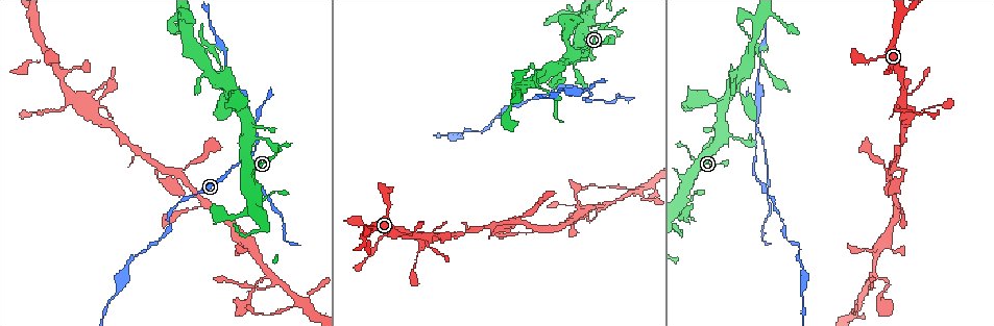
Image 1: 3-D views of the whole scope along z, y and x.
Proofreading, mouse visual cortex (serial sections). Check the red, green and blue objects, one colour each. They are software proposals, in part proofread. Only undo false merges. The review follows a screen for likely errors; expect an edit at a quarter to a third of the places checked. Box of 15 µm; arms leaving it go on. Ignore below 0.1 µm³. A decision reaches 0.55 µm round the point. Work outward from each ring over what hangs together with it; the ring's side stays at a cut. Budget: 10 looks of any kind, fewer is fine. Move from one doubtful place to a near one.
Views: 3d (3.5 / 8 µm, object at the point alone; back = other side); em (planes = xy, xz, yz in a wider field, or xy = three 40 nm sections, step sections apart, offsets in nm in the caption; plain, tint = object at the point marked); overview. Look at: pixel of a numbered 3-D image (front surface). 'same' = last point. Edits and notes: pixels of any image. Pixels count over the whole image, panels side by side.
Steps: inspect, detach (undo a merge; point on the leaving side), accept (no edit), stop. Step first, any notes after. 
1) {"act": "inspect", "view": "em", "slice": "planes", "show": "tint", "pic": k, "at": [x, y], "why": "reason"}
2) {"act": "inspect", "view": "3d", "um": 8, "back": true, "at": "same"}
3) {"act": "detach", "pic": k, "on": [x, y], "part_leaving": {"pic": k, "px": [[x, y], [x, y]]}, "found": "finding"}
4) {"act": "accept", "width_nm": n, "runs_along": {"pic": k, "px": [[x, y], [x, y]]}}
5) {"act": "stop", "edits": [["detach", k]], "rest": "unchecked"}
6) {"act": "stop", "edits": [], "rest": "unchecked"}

{"act": "inspect", "view": "3d", "um": 3.5, "pic": 1, "at": [887, 171], "why": "arms run side by side"}

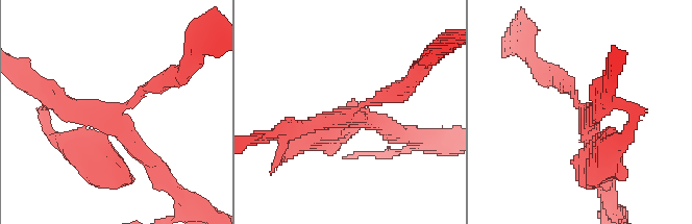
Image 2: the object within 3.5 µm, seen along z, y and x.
{"act": "inspect", "view": "em", "slice": "xy", "step": 3, "show": "tint", "pic": 2, "at": [340, 120], "why": "need the tissue"}

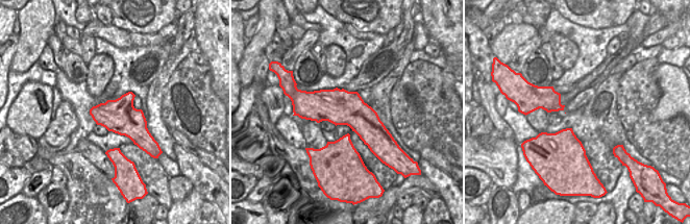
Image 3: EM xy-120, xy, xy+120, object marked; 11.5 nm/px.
{"act": "accept", "runs_along": {"pic": 2, "px": [[47, 98], [107, 117], [152, 168]]}, "found": "continuous, no second cell"}

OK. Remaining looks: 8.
{"act": "inspect", "view": "3d", "um": 3.5, "pic": 1, "at": [874, 272], "why": "side arm on a straight run"}

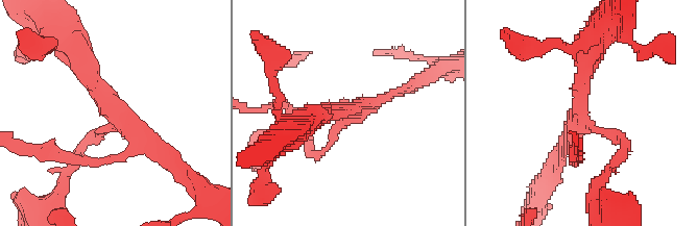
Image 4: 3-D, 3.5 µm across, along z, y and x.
{"act": "inspect", "view": "em", "slice": "xy", "step": 5, "show": "plain", "pic": 4, "at": [115, 116], "why": "now the EM"}

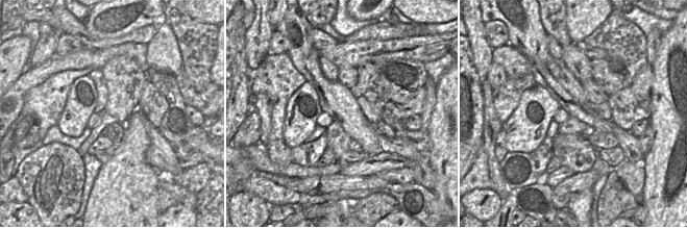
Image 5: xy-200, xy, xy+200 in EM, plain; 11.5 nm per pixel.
{"act": "inspect", "view": "em", "slice": "xy", "step": 5, "show": "tint", "at": "same", "why": "where the object lies"}

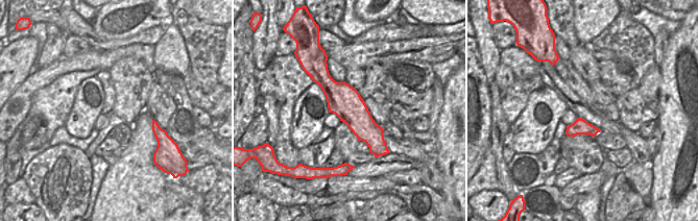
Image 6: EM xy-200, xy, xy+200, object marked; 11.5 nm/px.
{"act": "accept", "runs_along": {"pic": 6, "px": [[323, 76], [372, 136], [376, 149]]}, "found": "continuous, no second cell"}

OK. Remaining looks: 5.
{"act": "inspect", "view": "3d", "um": 3.5, "pic": 1, "at": [858, 298], "why": "a narrow waist"}

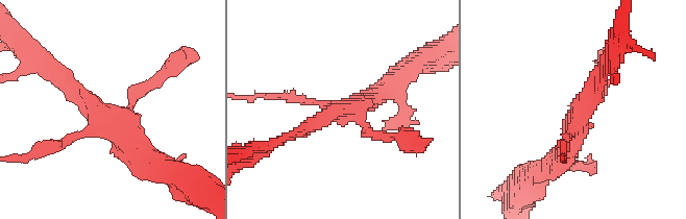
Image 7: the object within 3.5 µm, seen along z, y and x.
{"act": "inspect", "view": "em", "slice": "planes", "show": "tint", "pic": 7, "at": [579, 113], "why": "shape alone is not enough"}

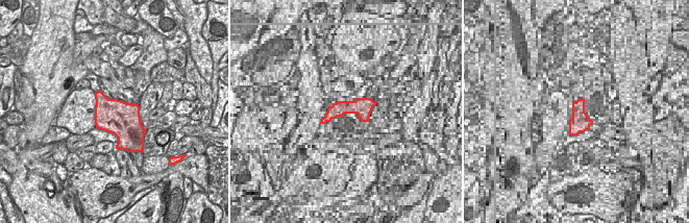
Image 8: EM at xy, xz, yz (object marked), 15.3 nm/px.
{"act": "accept", "runs_along": {"pic": 7, "px": [[48, 64], [144, 160]]}, "found": "continuous, no second cell"}

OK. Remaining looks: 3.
{"act": "inspect", "view": "3d", "um": 3.5, "pic": 1, "at": [586, 89], "why": "narrows sharply"}

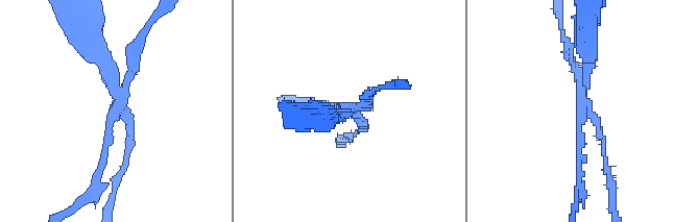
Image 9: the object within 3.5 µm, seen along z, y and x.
{"act": "inspect", "view": "em", "slice": "xy", "step": 2, "show": "tint", "pic": 9, "at": [582, 107]}

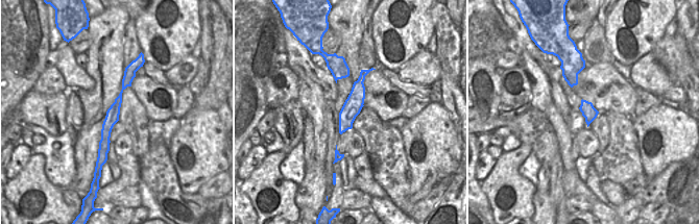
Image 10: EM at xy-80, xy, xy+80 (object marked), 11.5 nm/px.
{"act": "detach", "pic": 9, "on": [128, 147], "part_leaving": {"pic": 9, "px": [[121, 99], [79, 22]]}, "found": "a second cell is stuck on"}

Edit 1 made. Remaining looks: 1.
{"act": "stop", "edits": [["detach", 9]], "rest": "unchecked"}

